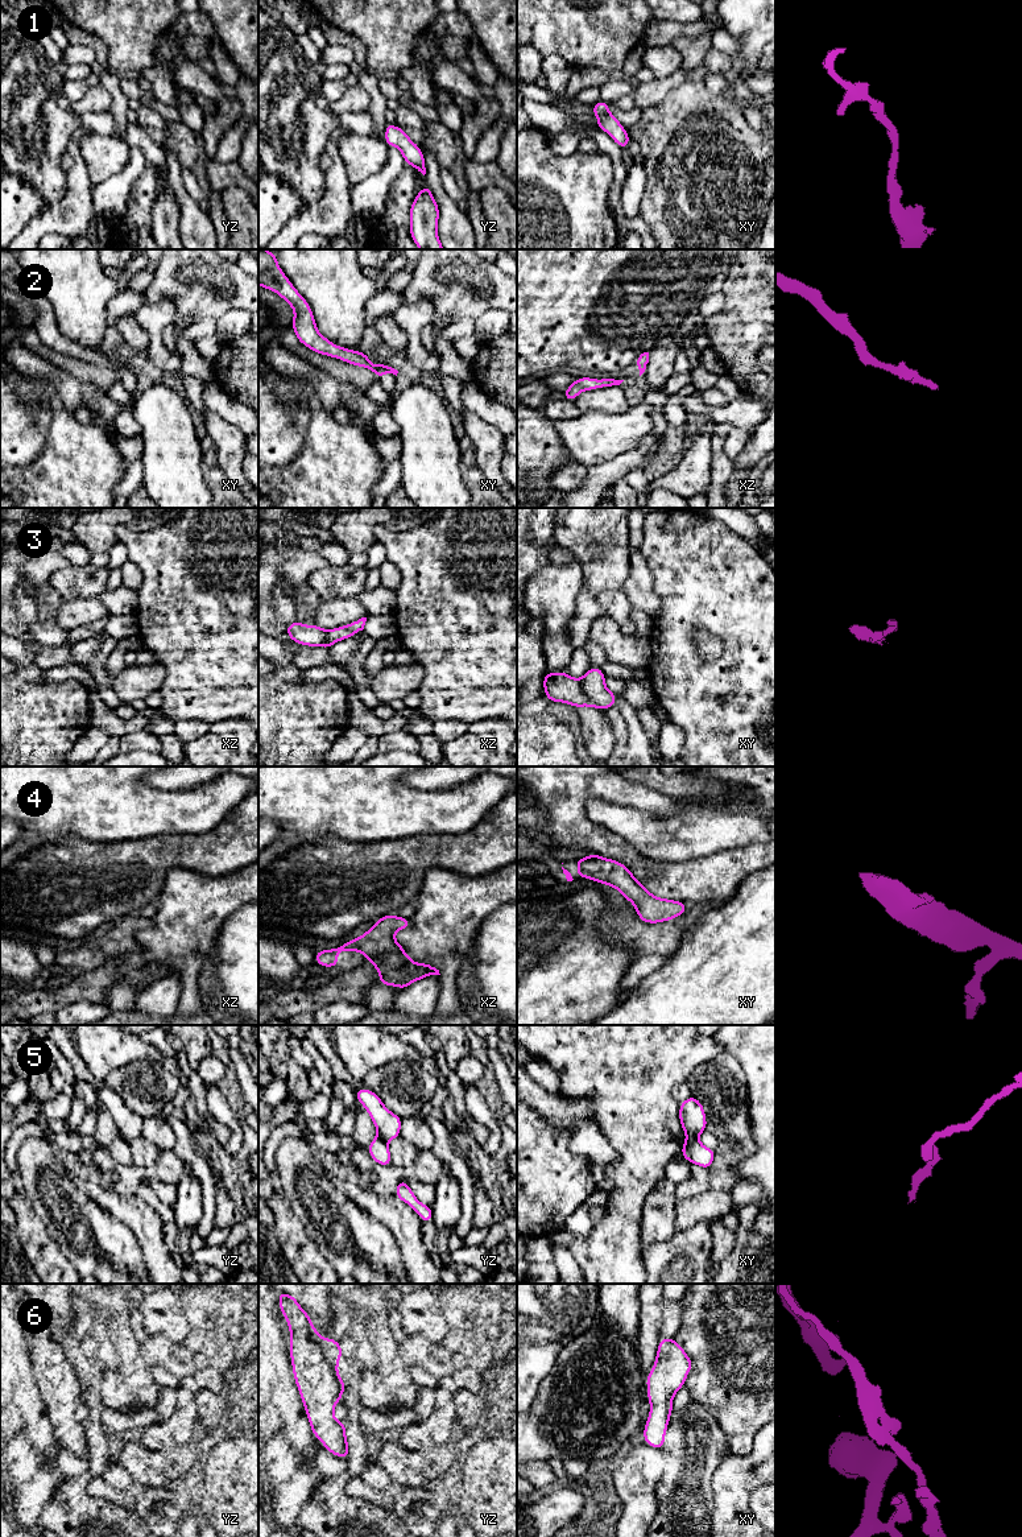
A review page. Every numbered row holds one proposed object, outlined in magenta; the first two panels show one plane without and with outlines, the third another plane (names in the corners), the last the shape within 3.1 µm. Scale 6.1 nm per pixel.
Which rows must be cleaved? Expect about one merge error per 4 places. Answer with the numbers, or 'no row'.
3, 5

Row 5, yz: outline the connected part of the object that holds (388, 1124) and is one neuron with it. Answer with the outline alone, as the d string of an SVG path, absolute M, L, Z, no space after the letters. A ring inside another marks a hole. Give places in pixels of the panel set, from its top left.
M365 1087L355 1091L355 1095L356 1100L368 1111L378 1137L386 1143L400 1137L402 1119L390 1112L378 1095Z

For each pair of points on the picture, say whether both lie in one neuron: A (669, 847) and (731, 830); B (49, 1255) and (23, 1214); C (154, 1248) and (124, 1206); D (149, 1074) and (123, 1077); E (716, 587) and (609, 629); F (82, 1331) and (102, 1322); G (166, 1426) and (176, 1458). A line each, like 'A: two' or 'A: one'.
A: one
B: one
C: one
D: one
E: two
F: two
G: two

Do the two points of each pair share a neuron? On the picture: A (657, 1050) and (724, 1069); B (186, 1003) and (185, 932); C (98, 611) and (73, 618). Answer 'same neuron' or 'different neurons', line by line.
A: different neurons
B: same neuron
C: same neuron

